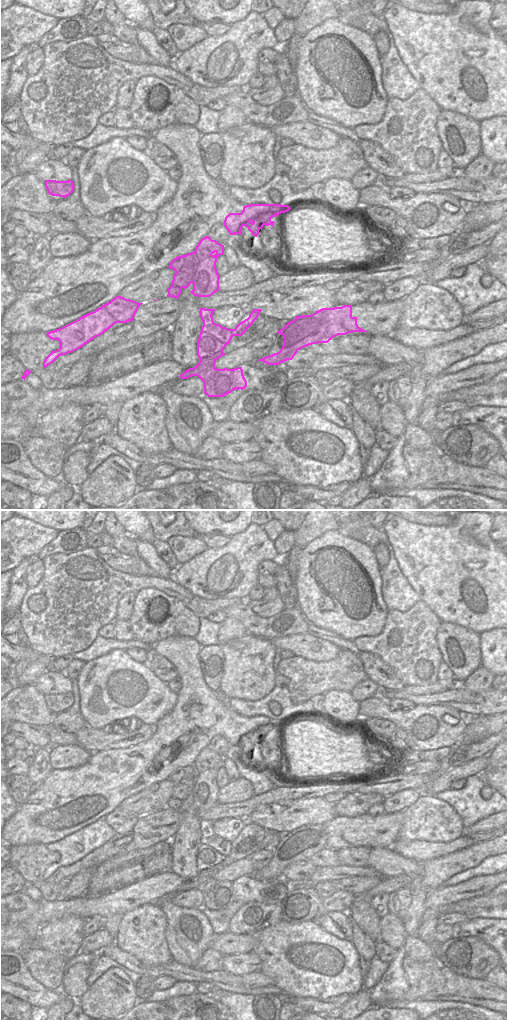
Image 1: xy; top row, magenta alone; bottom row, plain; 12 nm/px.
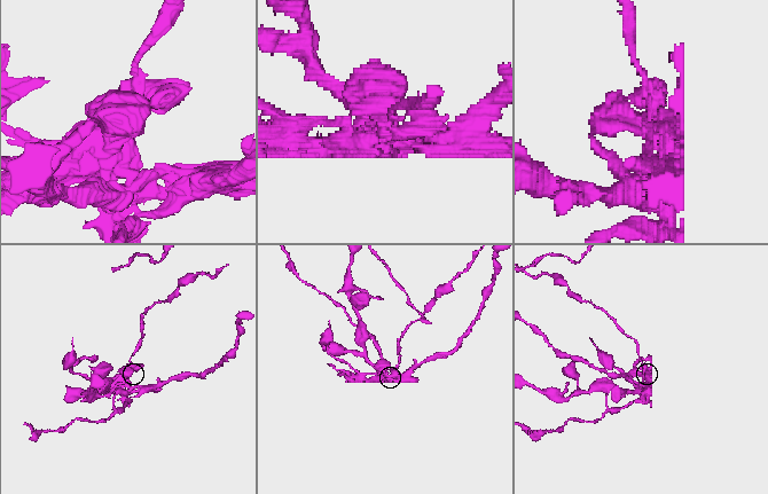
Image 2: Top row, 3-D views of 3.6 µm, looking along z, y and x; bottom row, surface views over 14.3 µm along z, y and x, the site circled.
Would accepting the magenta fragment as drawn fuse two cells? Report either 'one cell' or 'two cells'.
two cells

